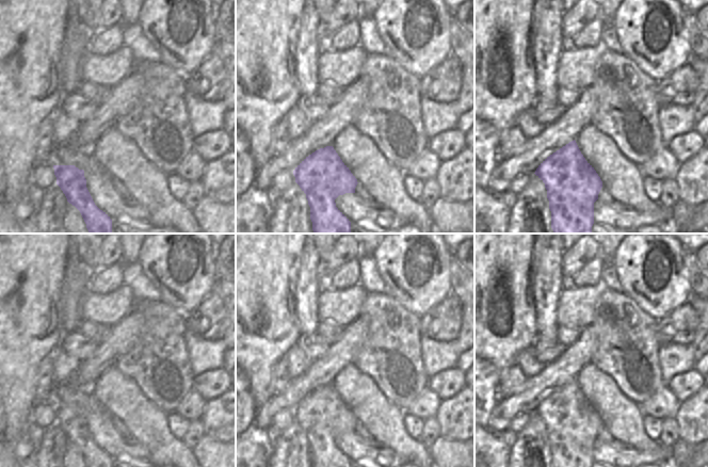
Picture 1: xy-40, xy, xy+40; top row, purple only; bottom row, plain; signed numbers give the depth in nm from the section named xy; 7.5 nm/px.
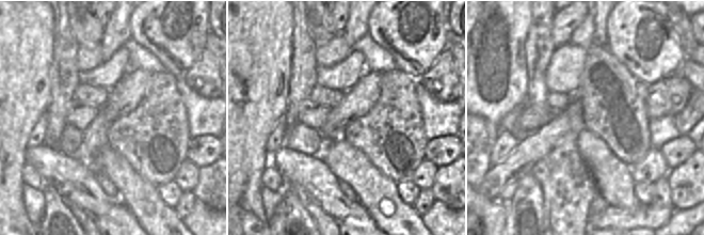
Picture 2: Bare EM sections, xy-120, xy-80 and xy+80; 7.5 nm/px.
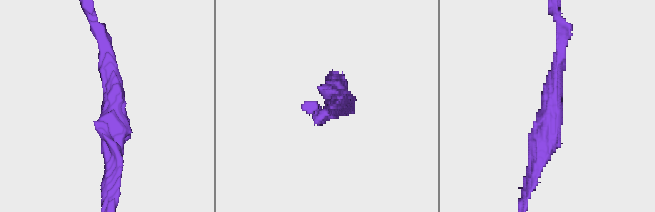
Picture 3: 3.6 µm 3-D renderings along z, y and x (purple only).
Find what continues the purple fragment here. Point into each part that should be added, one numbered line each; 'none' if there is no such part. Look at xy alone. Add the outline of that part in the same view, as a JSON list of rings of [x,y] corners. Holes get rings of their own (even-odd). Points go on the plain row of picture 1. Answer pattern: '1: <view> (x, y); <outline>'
none

